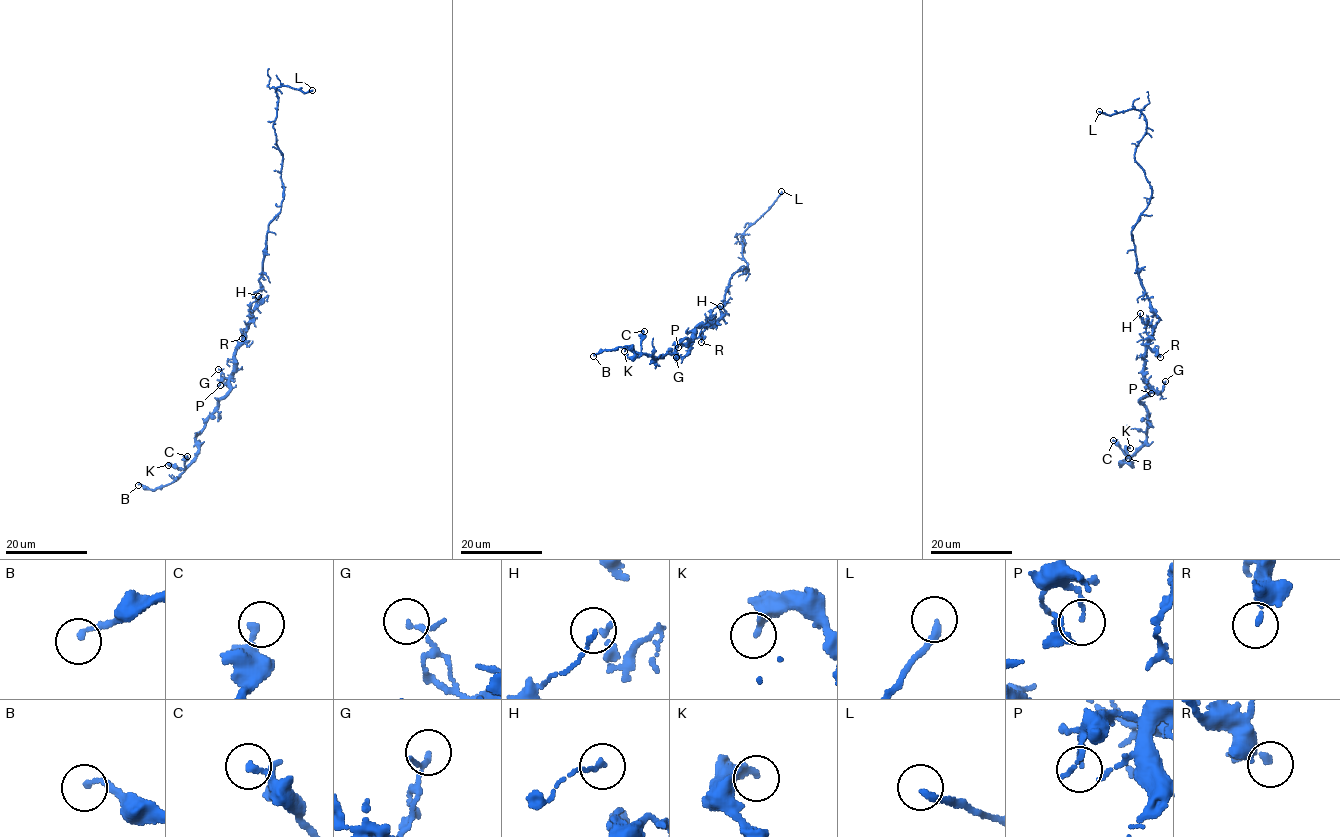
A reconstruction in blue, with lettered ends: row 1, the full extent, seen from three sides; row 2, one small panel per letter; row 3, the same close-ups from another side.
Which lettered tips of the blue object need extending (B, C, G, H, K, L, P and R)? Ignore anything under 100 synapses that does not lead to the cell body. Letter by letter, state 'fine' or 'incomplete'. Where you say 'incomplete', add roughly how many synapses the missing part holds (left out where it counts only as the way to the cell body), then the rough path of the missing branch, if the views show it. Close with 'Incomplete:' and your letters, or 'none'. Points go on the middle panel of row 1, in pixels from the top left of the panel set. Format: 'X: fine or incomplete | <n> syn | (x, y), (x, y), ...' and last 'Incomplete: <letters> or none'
B: fine
C: fine
G: fine
H: fine
K: fine
L: incomplete | (781, 191), (788, 181), (797, 183)
P: fine
R: fine
Incomplete: L

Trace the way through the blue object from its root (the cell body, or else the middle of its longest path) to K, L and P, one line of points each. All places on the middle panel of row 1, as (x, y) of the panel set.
K: (720, 310), (716, 326), (696, 328), (689, 345), (682, 339), (662, 357), (652, 362), (630, 347), (624, 351)
L: (720, 310), (731, 274), (745, 266), (748, 271), (739, 243), (745, 245), (744, 233), (781, 191)
P: (720, 310), (716, 326), (705, 324), (696, 328), (688, 345), (680, 343), (678, 347)

